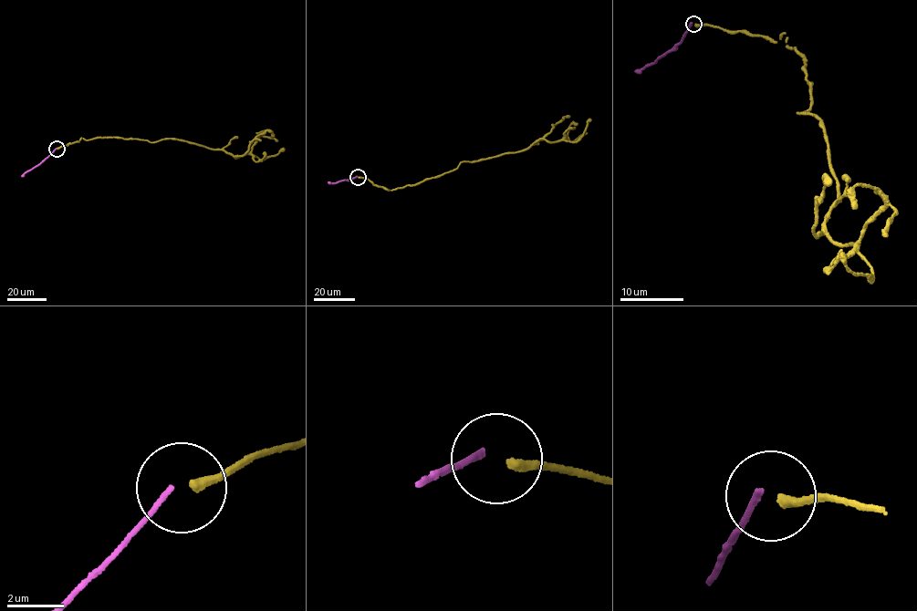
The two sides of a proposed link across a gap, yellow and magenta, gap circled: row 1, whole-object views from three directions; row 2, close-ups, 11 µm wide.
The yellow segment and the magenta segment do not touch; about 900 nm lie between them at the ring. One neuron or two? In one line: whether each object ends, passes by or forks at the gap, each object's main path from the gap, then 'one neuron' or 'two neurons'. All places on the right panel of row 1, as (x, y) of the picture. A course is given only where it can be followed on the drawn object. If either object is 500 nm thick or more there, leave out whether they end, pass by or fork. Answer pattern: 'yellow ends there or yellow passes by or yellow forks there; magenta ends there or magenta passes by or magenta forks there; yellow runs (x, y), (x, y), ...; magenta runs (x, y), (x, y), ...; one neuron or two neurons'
yellow ends there; magenta ends there; yellow runs (695, 25), (785, 33), (836, 242), (884, 199), (858, 184), (853, 209); magenta runs (692, 24), (681, 42), (635, 72); two neurons

